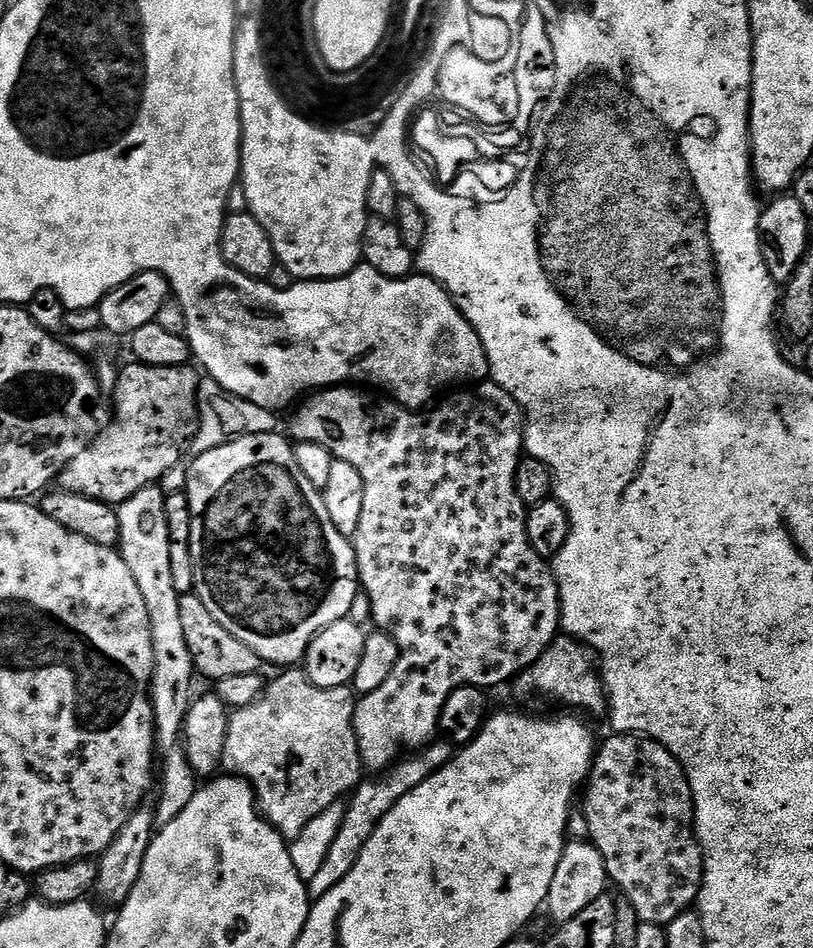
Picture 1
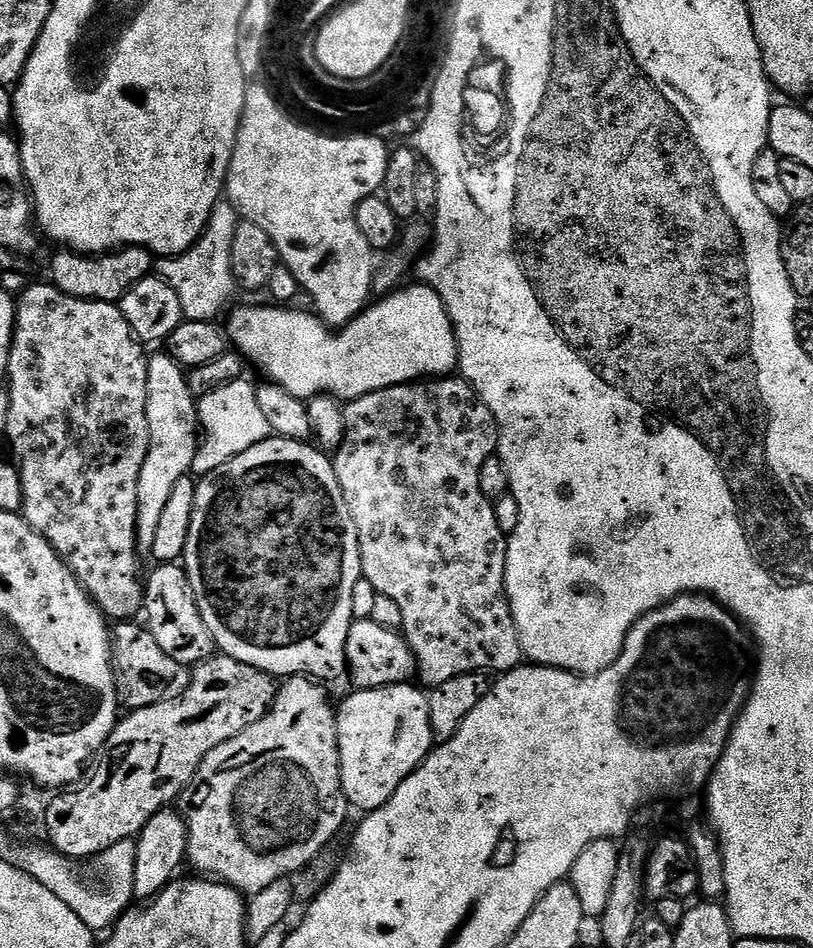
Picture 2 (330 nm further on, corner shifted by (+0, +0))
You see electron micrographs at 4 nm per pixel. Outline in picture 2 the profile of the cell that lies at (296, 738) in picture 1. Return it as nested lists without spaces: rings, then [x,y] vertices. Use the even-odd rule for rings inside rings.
[[[307,676],[287,677],[276,689],[272,709],[258,722],[254,722],[254,726],[246,726],[246,730],[242,730],[242,734],[238,734],[234,738],[222,742],[222,746],[210,750],[210,754],[206,754],[206,758],[198,766],[194,778],[188,783],[183,796],[178,801],[178,811],[184,817],[184,825],[188,827],[187,863],[193,864],[200,871],[197,873],[201,877],[228,884],[241,894],[255,894],[266,890],[266,886],[270,886],[274,882],[287,880],[303,873],[323,853],[320,851],[339,834],[344,819],[347,818],[348,812],[350,813],[350,805],[344,797],[340,777],[340,751],[336,733],[337,709],[328,701],[327,694],[319,687],[323,688],[315,679]]]

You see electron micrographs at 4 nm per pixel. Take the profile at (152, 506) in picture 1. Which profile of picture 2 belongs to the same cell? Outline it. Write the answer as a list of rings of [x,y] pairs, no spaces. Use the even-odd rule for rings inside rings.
[[[155,354],[148,357],[146,374],[146,422],[150,426],[150,446],[142,474],[138,474],[138,518],[136,519],[136,547],[141,553],[151,553],[154,534],[162,519],[162,510],[170,499],[178,478],[192,472],[196,451],[200,449],[200,414],[197,397],[190,390],[185,369],[173,356]]]

